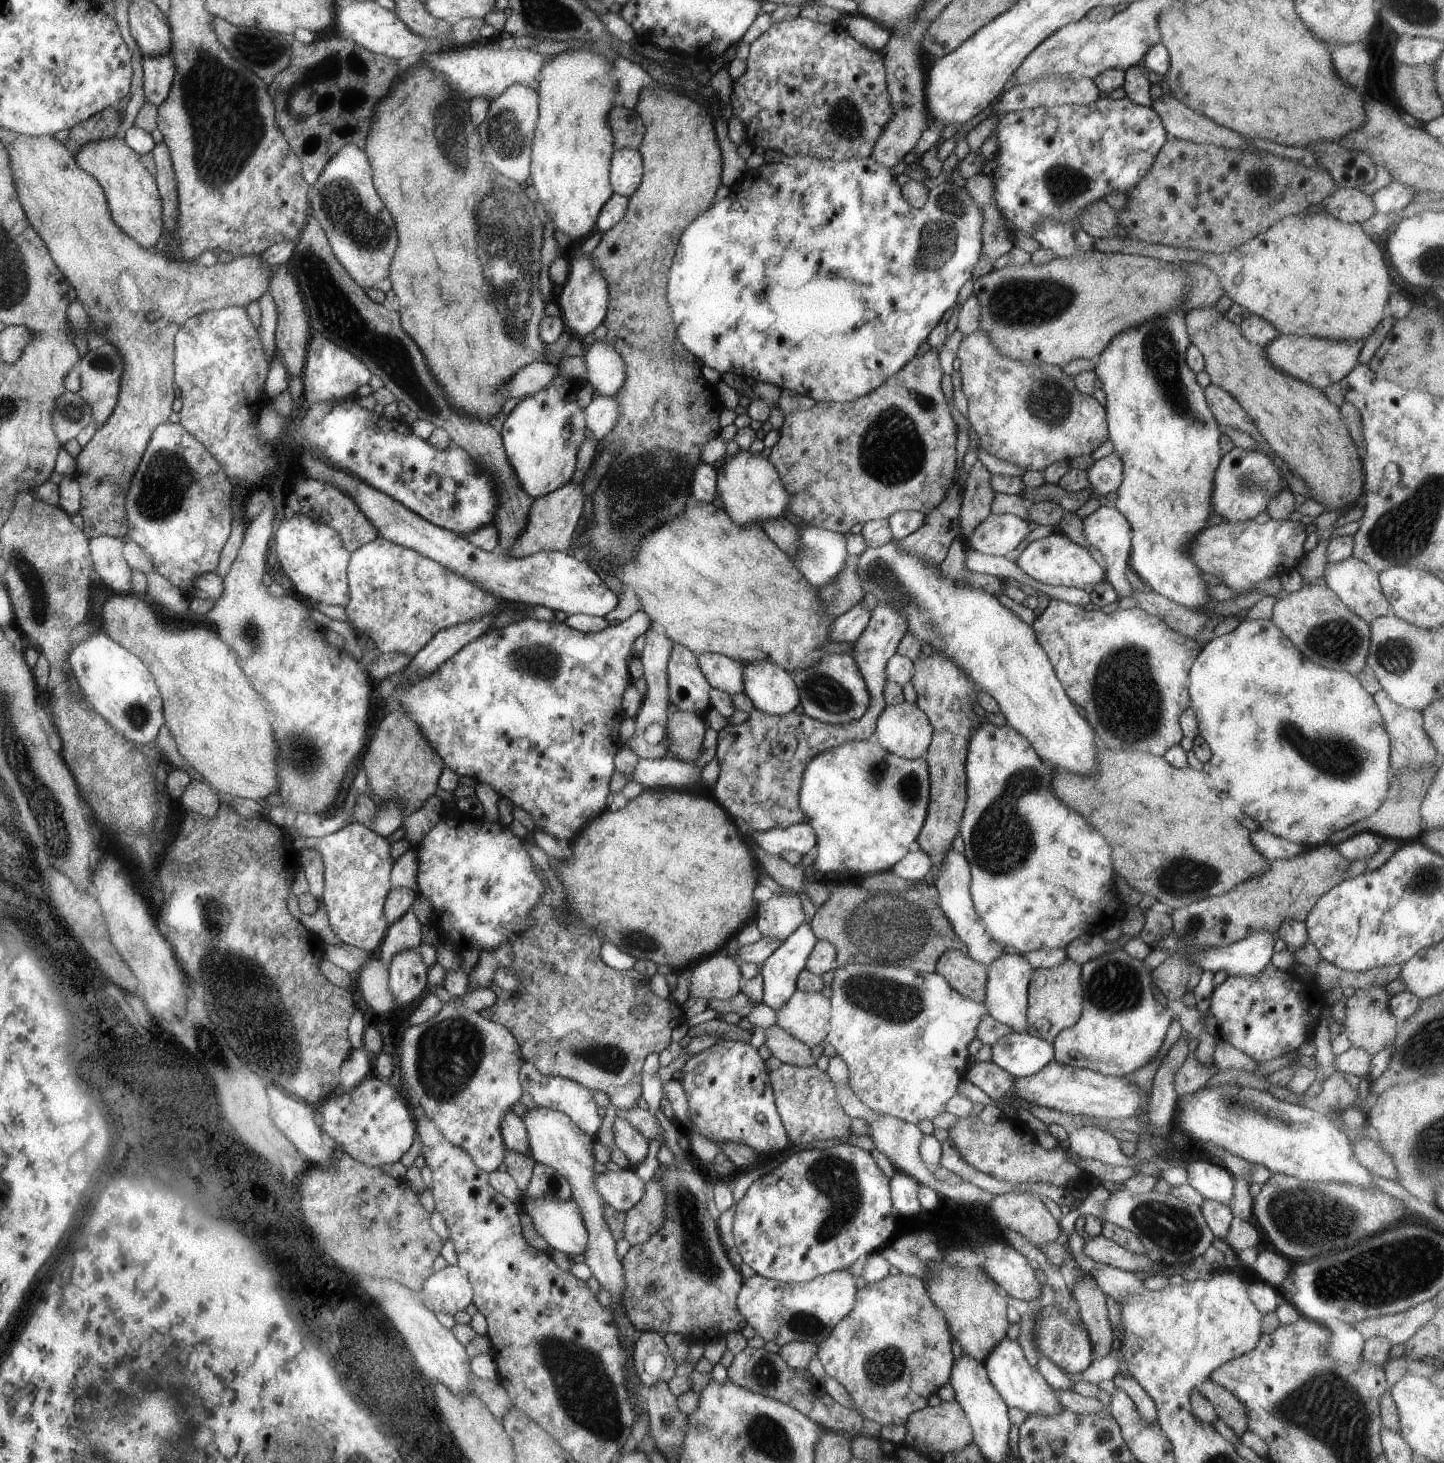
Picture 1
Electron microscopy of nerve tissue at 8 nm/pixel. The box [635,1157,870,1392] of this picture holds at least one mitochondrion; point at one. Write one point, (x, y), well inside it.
(698, 1254)

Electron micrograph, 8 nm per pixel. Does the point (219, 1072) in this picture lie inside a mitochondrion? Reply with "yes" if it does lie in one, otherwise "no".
yes

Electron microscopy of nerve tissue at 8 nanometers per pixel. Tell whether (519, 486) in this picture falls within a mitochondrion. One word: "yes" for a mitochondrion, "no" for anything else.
no

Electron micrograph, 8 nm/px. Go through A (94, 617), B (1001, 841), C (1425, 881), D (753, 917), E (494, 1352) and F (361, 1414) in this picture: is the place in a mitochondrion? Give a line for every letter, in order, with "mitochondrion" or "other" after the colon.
A: other
B: mitochondrion
C: mitochondrion
D: other
E: other
F: mitochondrion

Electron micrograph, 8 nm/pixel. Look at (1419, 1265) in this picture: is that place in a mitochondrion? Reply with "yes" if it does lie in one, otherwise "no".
yes

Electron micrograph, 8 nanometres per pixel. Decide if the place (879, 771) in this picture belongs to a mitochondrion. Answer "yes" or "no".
yes

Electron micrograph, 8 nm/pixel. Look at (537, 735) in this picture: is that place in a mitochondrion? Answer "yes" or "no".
no

